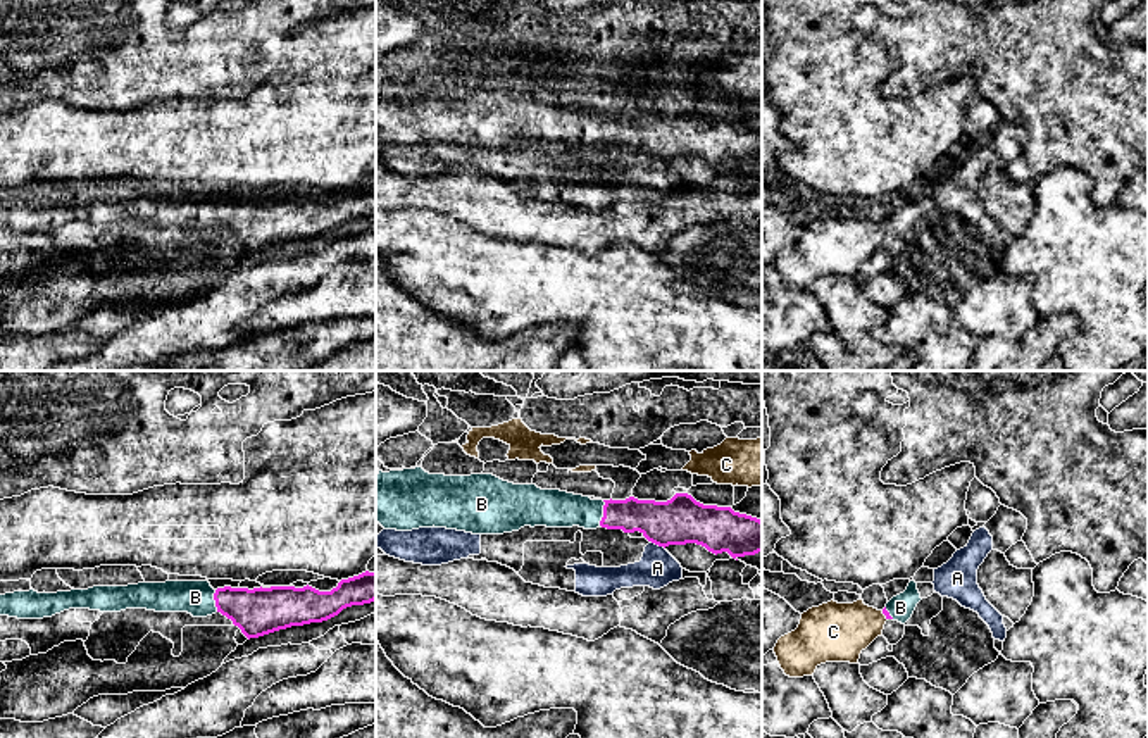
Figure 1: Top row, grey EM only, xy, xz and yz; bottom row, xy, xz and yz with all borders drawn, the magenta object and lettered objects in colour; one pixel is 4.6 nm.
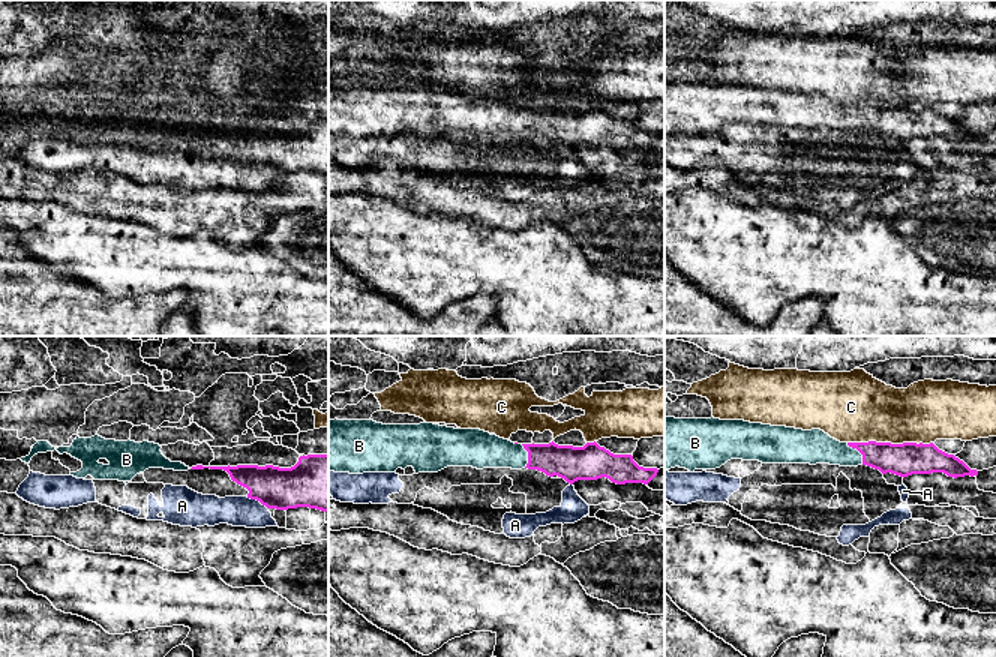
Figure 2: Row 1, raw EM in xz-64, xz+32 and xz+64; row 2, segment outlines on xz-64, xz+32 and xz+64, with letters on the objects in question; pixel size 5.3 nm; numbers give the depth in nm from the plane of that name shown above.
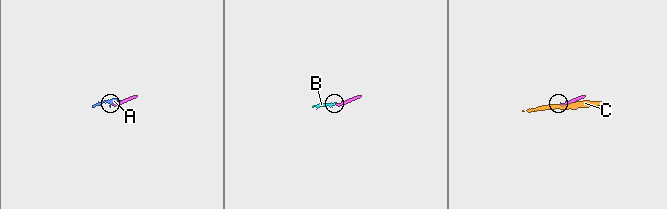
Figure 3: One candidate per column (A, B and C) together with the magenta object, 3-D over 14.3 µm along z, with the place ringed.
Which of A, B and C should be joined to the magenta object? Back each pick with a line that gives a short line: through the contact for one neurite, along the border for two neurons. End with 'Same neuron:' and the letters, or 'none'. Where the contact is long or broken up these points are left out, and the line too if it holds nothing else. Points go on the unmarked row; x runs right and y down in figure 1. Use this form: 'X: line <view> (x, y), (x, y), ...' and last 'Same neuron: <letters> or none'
B: line xz (655, 133), (604, 126), (550, 121)
Same neuron: B

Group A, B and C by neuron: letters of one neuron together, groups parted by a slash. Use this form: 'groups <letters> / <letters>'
groups A / B / C

